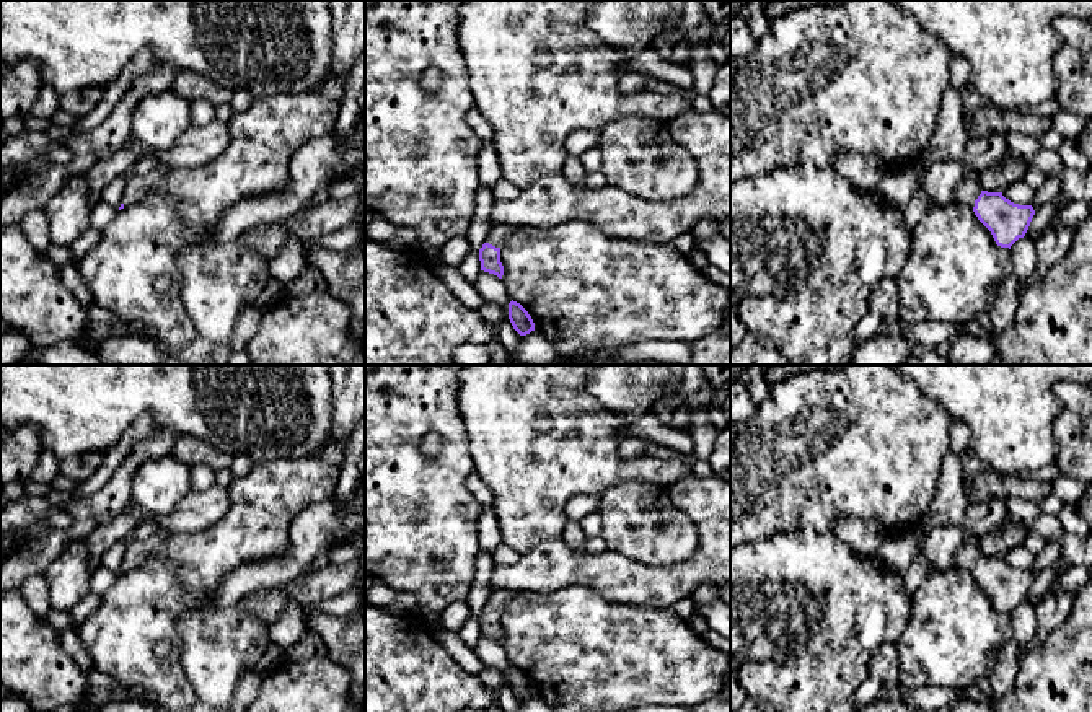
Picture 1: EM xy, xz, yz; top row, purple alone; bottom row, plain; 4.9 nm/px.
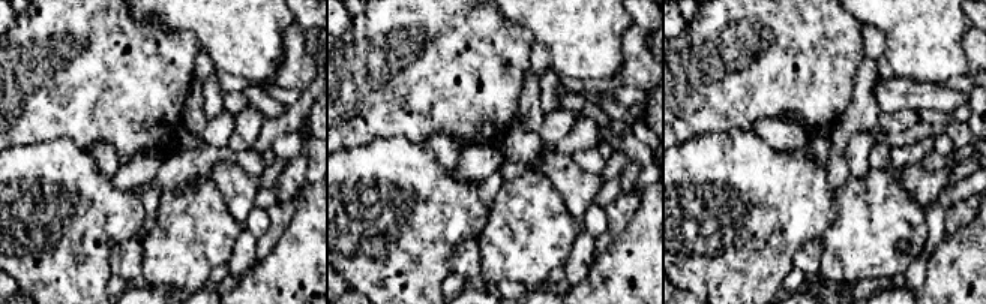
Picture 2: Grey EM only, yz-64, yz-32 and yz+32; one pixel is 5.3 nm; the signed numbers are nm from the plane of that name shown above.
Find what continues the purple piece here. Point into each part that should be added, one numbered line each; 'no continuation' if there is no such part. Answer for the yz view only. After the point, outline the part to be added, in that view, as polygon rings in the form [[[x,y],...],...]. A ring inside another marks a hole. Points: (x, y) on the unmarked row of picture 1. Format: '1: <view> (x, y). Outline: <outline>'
1: yz (968, 554). Outline: [[[967,536],[965,543],[960,546],[955,556],[955,567],[967,569],[968,572],[975,572],[975,565],[981,559],[981,552],[976,544],[976,538]]]

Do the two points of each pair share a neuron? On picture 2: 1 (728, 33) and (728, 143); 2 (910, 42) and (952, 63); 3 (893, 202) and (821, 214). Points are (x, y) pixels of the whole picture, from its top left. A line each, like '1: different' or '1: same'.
1: different
2: same
3: different

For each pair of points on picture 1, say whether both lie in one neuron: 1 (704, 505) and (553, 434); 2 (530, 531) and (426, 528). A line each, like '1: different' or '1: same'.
1: different
2: different

